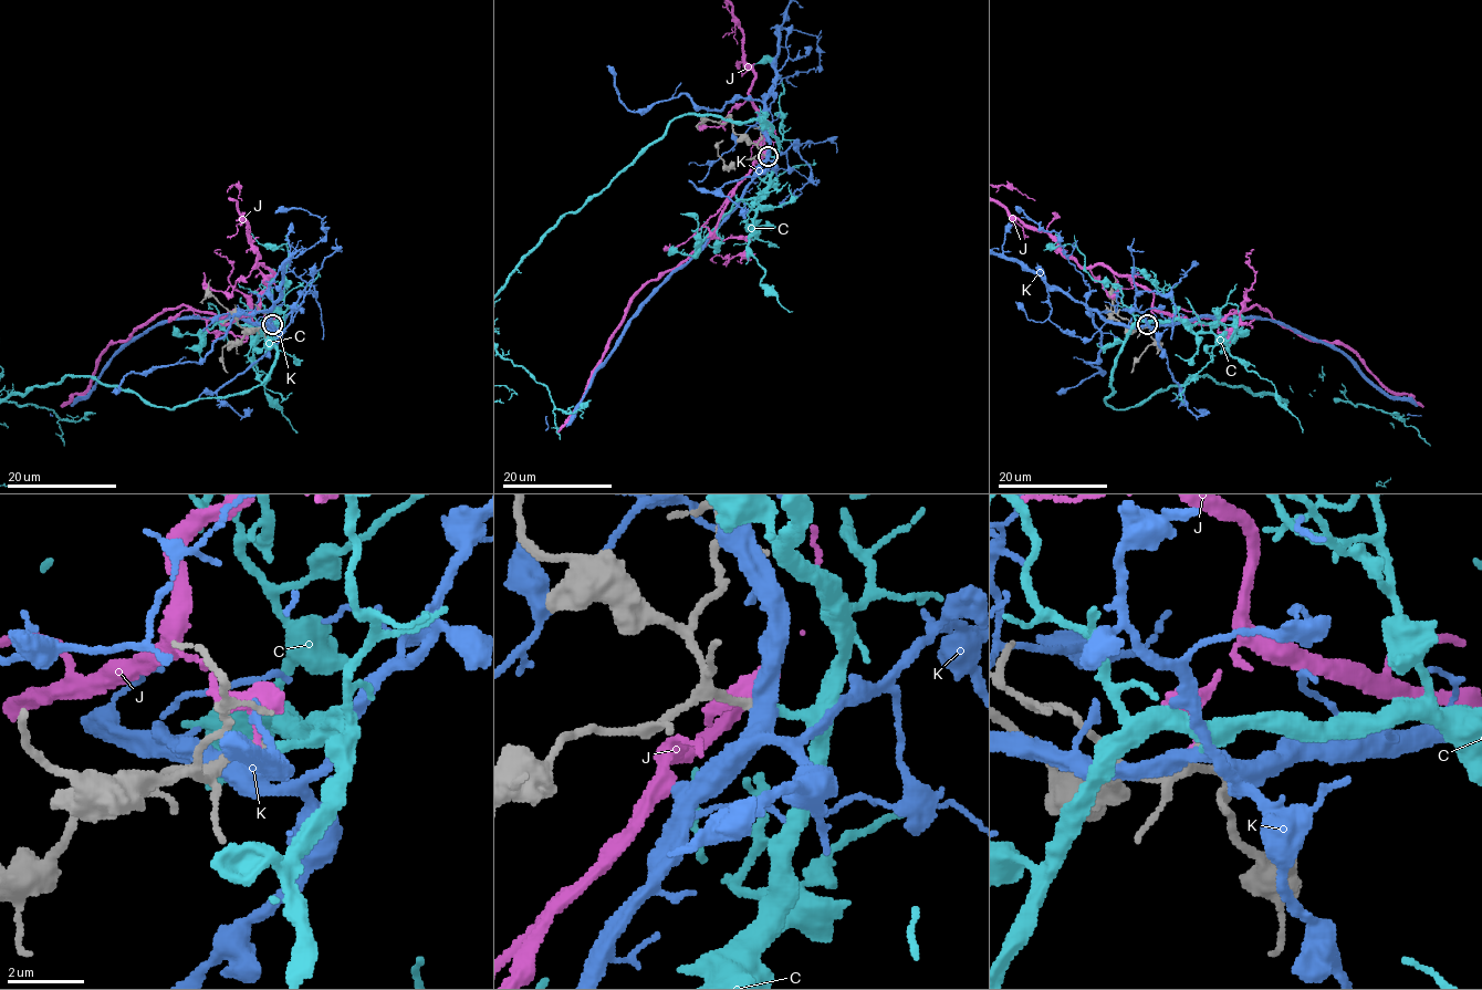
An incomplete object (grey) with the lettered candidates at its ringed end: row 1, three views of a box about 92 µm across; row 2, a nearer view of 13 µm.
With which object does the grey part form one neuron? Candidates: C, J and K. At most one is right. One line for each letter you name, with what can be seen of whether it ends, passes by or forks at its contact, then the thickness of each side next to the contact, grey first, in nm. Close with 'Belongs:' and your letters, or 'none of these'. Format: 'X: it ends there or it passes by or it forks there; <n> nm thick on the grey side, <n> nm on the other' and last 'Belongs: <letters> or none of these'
C: it ends there; 220 nm thick on the grey side, 240 nm on the other
Belongs: C

